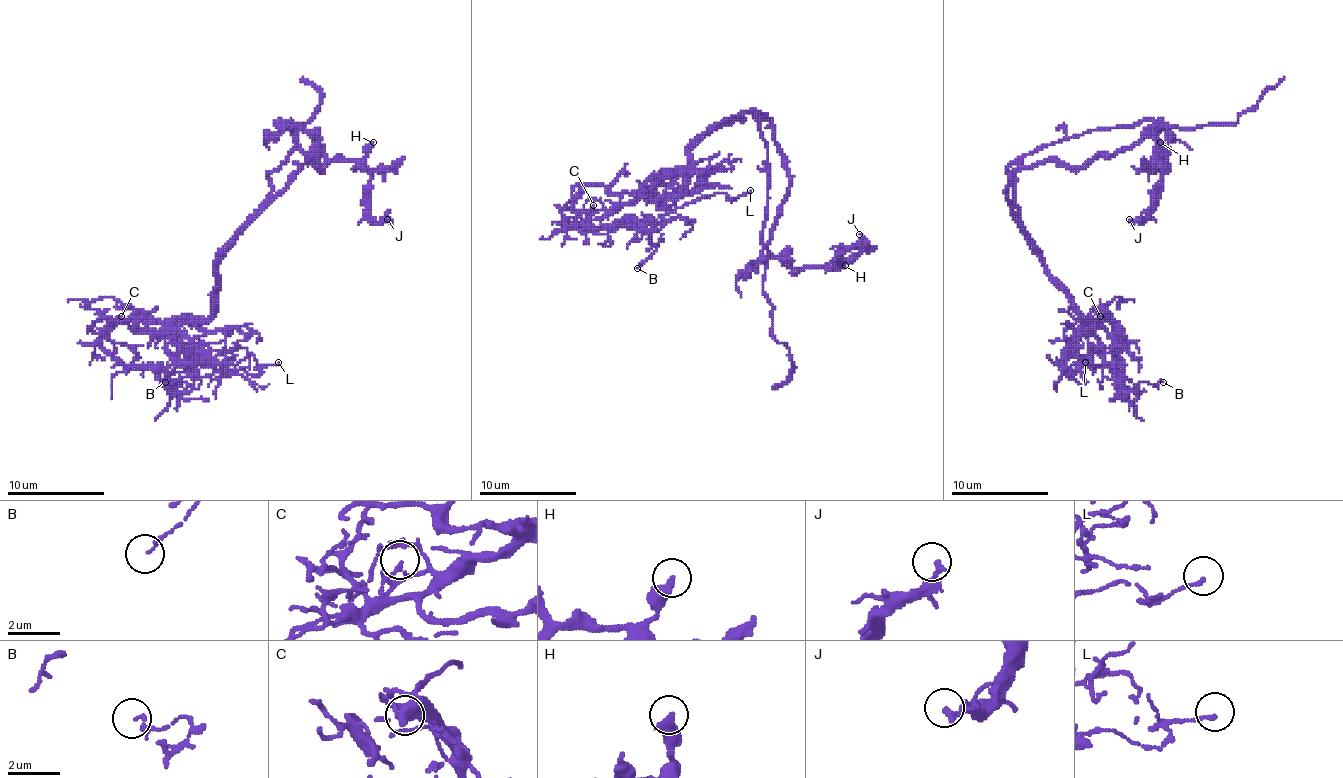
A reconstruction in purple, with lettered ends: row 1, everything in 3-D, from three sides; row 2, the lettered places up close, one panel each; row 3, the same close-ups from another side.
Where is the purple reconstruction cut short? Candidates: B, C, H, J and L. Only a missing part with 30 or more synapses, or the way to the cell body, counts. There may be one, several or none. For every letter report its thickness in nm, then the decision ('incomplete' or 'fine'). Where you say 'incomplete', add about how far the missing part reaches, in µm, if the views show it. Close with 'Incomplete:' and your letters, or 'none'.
B: 100 nm | fine
C: 140 nm | fine
H: 460 nm | fine
J: 280 nm | fine
L: 140 nm | fine
Incomplete: none

